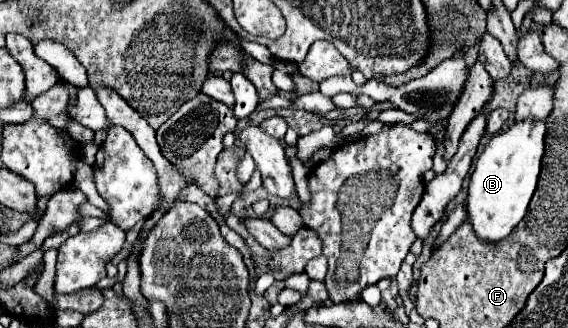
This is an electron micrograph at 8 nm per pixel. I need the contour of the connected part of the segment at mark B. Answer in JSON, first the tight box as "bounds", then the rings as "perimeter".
{"bounds":[466,119,544,243],"perimeter":[[[544,119],[518,121],[504,133],[494,135],[484,147],[484,151],[478,155],[474,171],[470,175],[466,211],[468,221],[480,241],[498,243],[506,239],[510,231],[524,219],[540,175],[540,159],[544,155],[544,133]]]}

